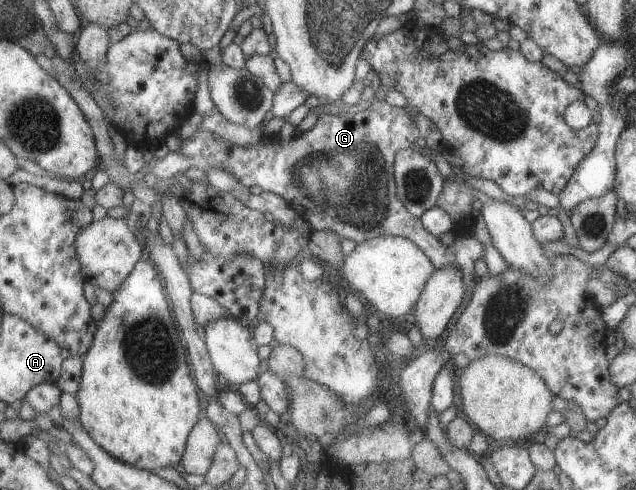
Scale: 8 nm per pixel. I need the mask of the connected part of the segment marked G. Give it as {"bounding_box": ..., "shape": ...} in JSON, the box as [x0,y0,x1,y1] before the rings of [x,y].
{"bounding_box":[143,100,457,268],"shape":[[[380,100],[370,106],[363,111],[350,110],[335,116],[324,112],[310,130],[294,133],[289,140],[282,140],[282,142],[272,129],[271,132],[264,134],[258,144],[247,148],[230,144],[228,140],[218,138],[218,135],[212,134],[210,130],[200,128],[192,138],[183,140],[183,145],[180,145],[178,152],[168,153],[163,158],[149,157],[143,172],[152,174],[158,180],[167,179],[171,182],[173,176],[179,172],[187,174],[197,168],[205,172],[212,166],[218,166],[232,172],[247,188],[258,186],[262,190],[282,196],[302,219],[311,224],[312,231],[334,230],[341,239],[352,240],[356,244],[378,236],[393,235],[408,238],[424,250],[432,260],[434,268],[457,266],[454,262],[454,254],[435,235],[432,235],[432,232],[428,232],[420,218],[408,212],[407,207],[398,197],[396,156],[400,150],[410,149],[410,146],[416,144],[418,138],[422,136],[418,124],[404,107],[398,108]]]}

